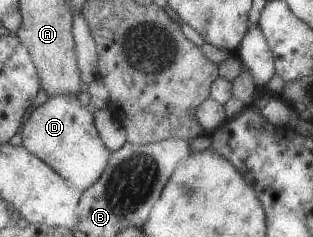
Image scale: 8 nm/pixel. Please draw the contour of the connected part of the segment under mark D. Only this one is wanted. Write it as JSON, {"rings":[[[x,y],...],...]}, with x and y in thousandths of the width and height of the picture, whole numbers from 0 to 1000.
{"rings":[[[173,401],[121,447],[73,527],[70,608],[147,679],[198,747],[272,810],[326,747],[358,633],[326,595],[294,447],[262,443],[240,401]]]}

